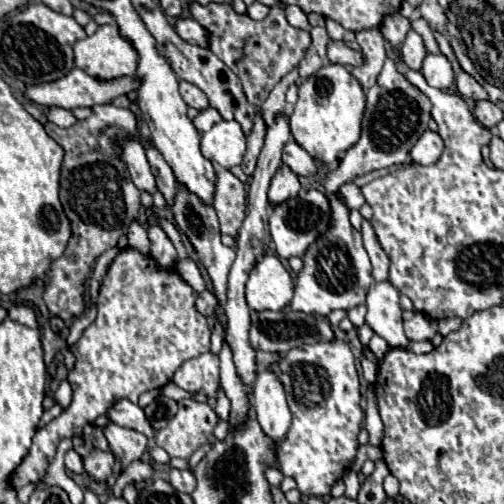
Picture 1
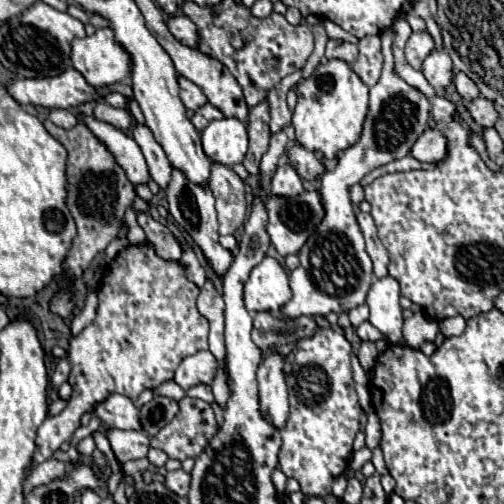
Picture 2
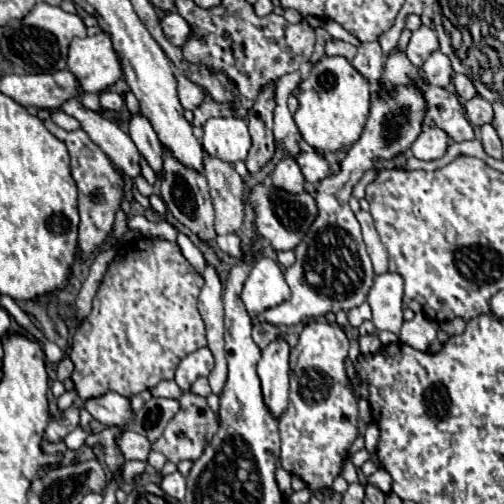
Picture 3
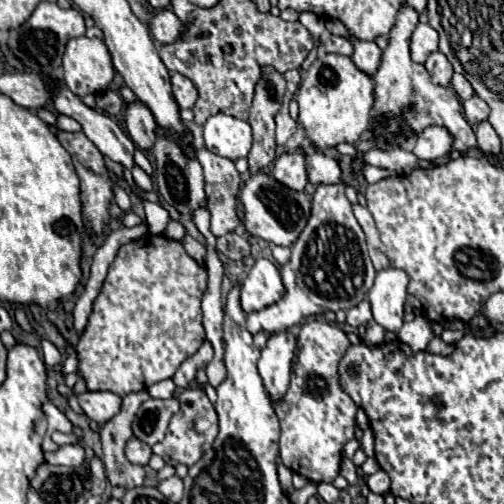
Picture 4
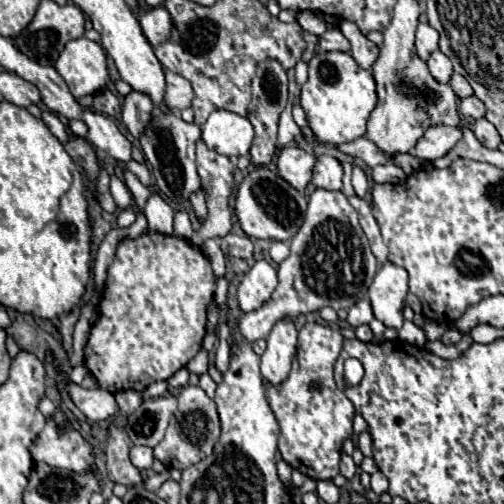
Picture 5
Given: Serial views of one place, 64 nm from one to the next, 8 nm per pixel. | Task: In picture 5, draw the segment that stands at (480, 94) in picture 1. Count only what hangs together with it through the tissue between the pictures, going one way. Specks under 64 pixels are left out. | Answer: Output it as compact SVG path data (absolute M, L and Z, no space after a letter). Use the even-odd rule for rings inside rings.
M454 74L454 76L452 76L452 80L450 80L450 86L452 86L452 90L456 92L456 96L458 96L458 98L472 96L472 88L470 88L468 80L466 80L464 76L460 76L460 74Z

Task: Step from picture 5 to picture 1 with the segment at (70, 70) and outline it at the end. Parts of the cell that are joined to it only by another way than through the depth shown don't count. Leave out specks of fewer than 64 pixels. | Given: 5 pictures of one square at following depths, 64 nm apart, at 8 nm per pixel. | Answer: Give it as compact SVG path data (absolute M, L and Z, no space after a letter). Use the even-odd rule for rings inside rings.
M98 26L98 30L74 44L74 64L88 72L96 80L116 80L122 76L134 76L138 66L138 54L128 40L124 40L116 26Z

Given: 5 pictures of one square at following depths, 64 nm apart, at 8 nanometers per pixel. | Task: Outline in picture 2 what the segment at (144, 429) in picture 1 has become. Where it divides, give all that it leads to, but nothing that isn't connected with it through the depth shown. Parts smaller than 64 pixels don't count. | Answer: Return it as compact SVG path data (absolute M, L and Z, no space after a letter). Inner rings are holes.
M110 394L104 402L94 406L92 414L100 418L100 422L104 422L108 428L142 430L138 408L132 404L130 398L122 394Z

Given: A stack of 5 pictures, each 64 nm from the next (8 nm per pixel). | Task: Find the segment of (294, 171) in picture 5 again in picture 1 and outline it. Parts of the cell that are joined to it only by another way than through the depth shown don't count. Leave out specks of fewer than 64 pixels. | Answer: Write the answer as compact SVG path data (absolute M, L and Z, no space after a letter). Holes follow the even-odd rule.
M280 166L278 172L274 174L272 184L270 184L270 190L268 190L270 204L286 202L288 198L294 198L298 192L300 192L298 176L288 166Z

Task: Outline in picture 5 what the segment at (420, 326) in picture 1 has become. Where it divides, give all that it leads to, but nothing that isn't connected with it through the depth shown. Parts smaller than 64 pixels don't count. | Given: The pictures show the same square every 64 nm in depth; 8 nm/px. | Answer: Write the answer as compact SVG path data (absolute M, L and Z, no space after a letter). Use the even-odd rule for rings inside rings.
M406 320L398 334L400 334L400 340L404 340L404 342L408 342L408 344L414 344L414 346L418 346L418 348L424 348L424 344L426 344L424 330L418 328L414 322L408 322L408 320Z

